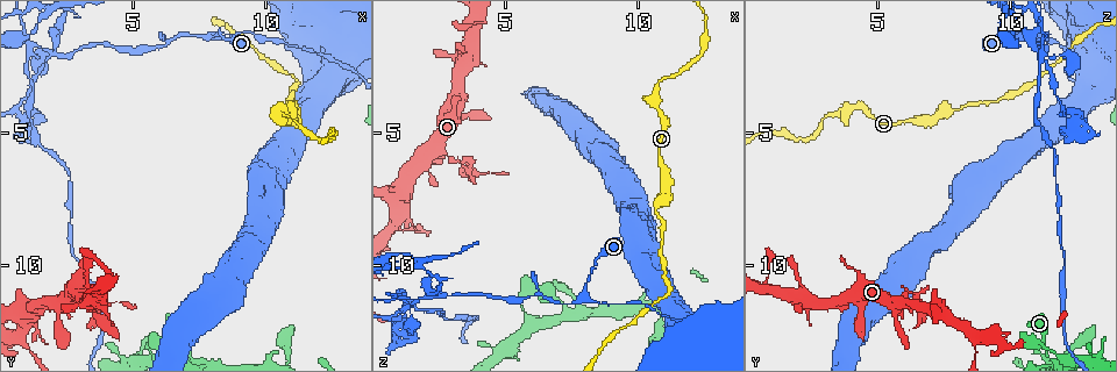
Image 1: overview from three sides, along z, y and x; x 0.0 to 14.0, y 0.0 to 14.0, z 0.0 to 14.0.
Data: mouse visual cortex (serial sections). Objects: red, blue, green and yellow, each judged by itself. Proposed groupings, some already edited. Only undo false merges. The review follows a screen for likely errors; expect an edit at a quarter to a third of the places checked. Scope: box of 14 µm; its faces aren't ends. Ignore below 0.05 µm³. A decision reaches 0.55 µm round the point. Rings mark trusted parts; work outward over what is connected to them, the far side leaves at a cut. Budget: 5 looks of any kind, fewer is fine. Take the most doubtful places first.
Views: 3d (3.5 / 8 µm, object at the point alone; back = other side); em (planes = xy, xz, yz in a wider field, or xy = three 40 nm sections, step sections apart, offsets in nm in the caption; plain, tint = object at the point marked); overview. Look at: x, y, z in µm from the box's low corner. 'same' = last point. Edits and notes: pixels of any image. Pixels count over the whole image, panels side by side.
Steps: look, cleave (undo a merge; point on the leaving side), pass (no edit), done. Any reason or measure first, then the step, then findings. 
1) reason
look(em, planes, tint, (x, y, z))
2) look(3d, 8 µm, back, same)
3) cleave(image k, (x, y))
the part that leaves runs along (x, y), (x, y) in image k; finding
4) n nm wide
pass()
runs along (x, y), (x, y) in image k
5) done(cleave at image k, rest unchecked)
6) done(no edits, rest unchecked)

arms part here
look(3d, 8 µm, (7.9, 1.3, 11.1))

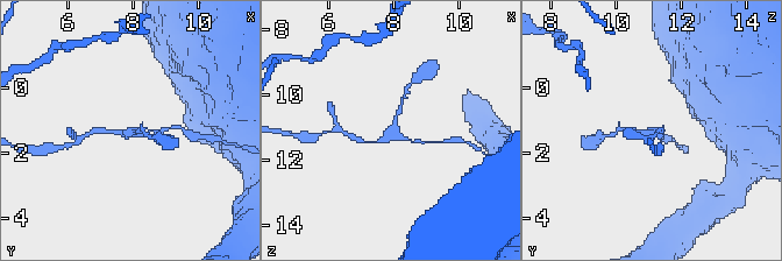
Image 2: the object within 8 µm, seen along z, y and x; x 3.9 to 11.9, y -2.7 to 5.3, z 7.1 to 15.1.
look(3d, 3.5 µm, (7.9, 1.4, 11.2))

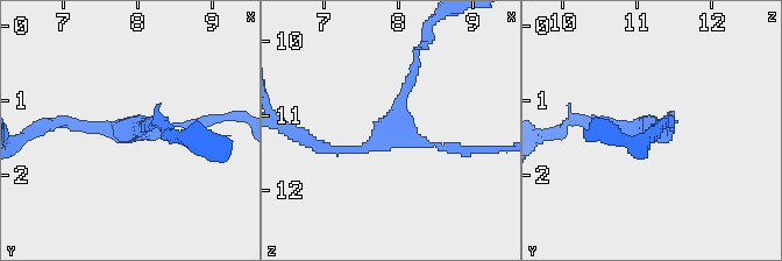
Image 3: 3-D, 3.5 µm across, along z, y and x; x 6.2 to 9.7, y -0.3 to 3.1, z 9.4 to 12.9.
3 arms; arms of 100, 150, 150 nm
look(em, xy, step 3, tint, (8.00, 1.35, 11.15))

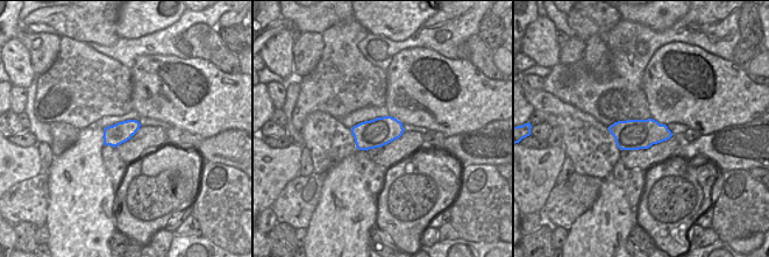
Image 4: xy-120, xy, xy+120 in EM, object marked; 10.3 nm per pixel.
pass()
runs along (416, 54), (397, 126), (423, 143), (469, 149) in image 3; all the same cell

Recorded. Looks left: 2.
sharp bend
look(3d, 3.5 µm, (2.3, 2.0, 11.2))

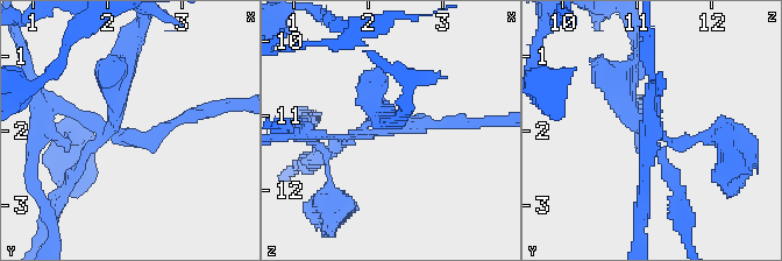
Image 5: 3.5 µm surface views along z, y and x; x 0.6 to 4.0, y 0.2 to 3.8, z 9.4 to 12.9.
4 arms; arms of 100, 150, 150, 250 nm
look(em, xy, step 3, tint, (2.25, 2.10, 11.20))

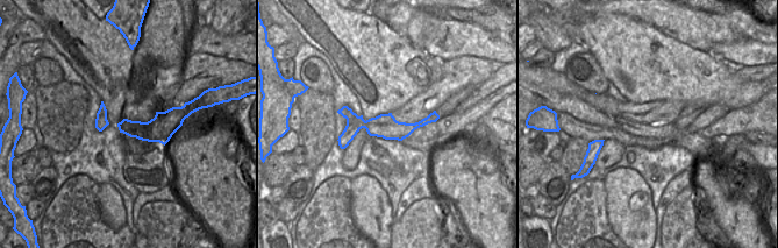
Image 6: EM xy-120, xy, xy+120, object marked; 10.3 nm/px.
cleave(image 5, (673, 142))
the part that leaves runs along (655, 129), (644, 166) in image 5; a second cell is stuck on

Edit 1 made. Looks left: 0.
done(cleave at image 5, rest unchecked)

